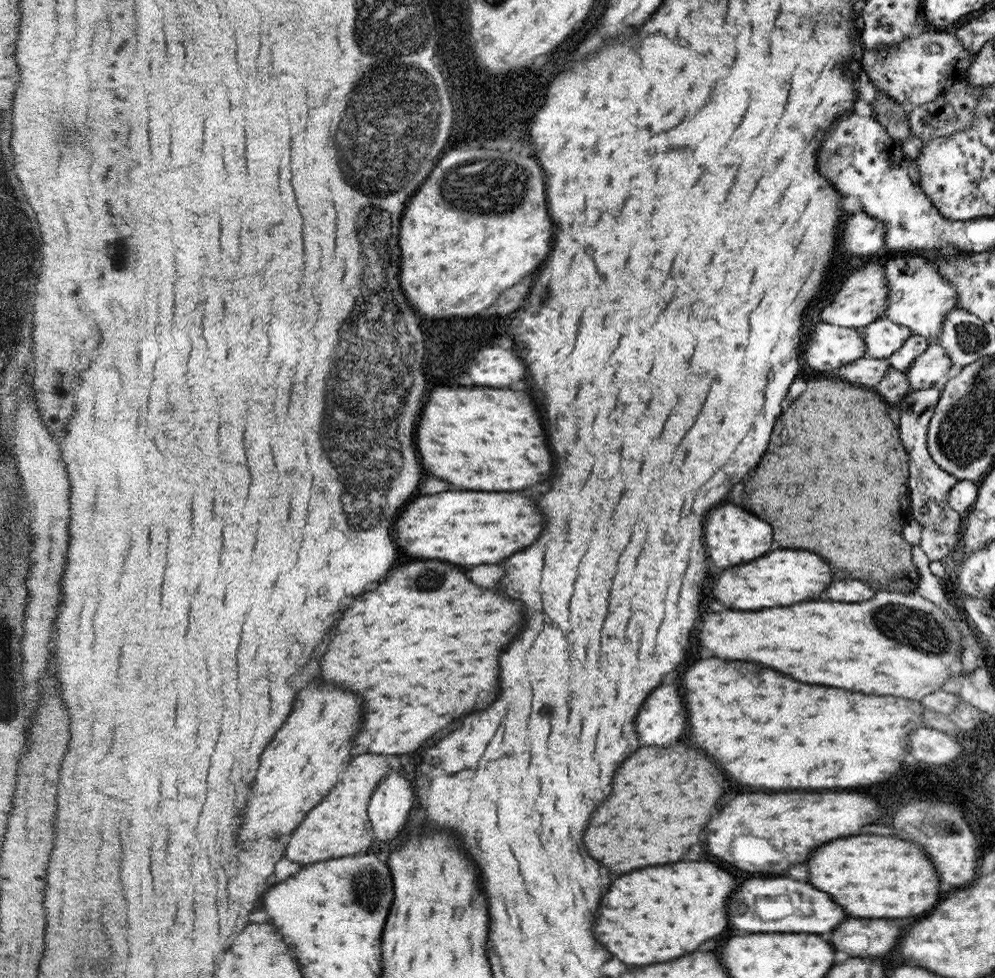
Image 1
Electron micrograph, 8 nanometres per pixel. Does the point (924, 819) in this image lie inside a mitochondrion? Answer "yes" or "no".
yes

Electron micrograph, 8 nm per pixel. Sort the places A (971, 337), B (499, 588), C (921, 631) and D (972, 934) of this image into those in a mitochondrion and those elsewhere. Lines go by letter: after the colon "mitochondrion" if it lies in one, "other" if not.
A: mitochondrion
B: other
C: mitochondrion
D: other

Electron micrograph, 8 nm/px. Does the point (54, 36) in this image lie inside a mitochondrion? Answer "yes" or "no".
no

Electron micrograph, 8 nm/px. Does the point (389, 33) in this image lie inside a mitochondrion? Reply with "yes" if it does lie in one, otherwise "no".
yes

